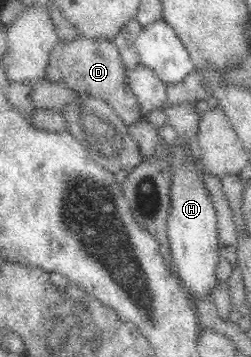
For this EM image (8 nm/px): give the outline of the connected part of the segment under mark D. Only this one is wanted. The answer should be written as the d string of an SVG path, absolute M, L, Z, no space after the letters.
M76 36L71 42L58 42L53 50L45 79L63 81L78 93L104 100L128 129L142 117L141 109L127 82L127 70L113 41L96 41Z

